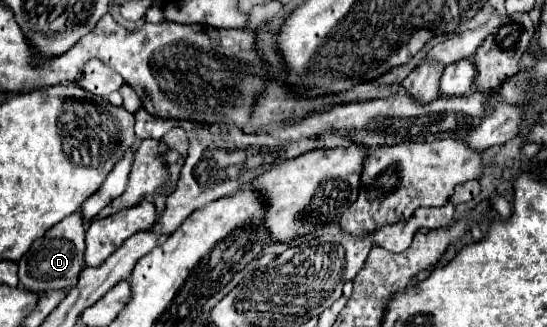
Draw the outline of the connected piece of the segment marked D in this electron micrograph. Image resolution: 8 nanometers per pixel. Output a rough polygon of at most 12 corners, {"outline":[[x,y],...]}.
{"outline":[[74,211],[18,261],[28,291],[70,289],[84,263]]}

